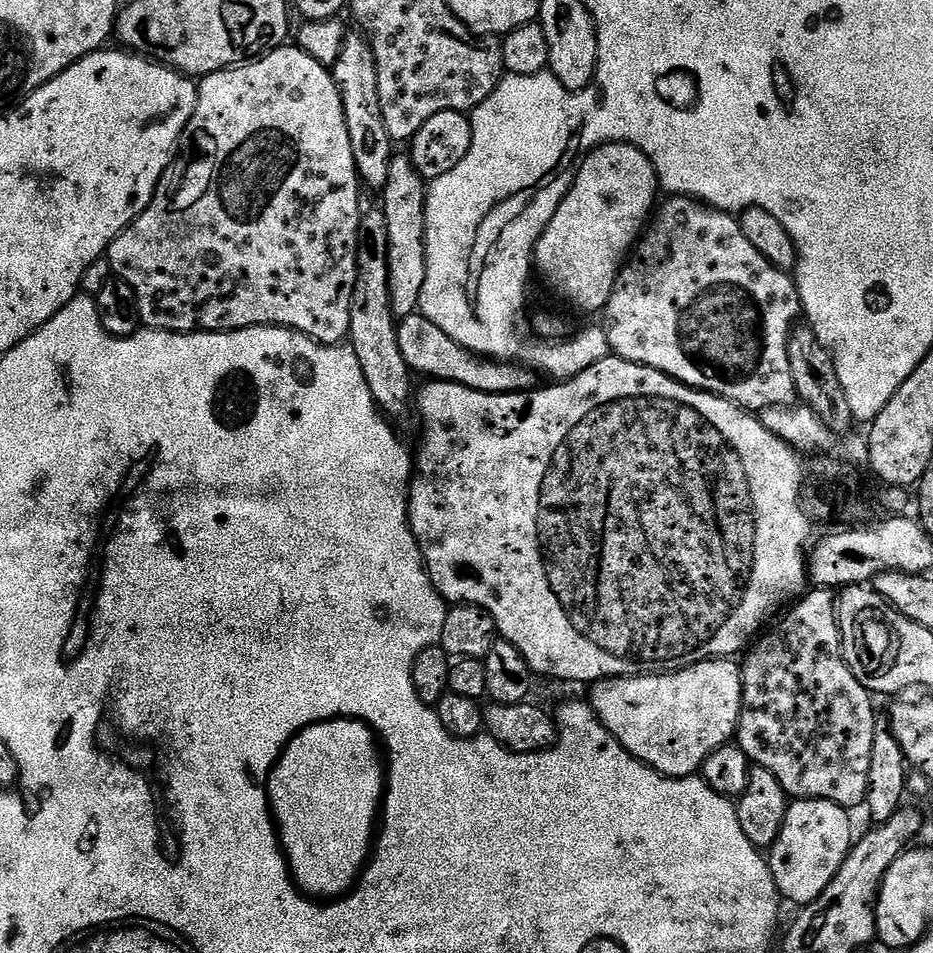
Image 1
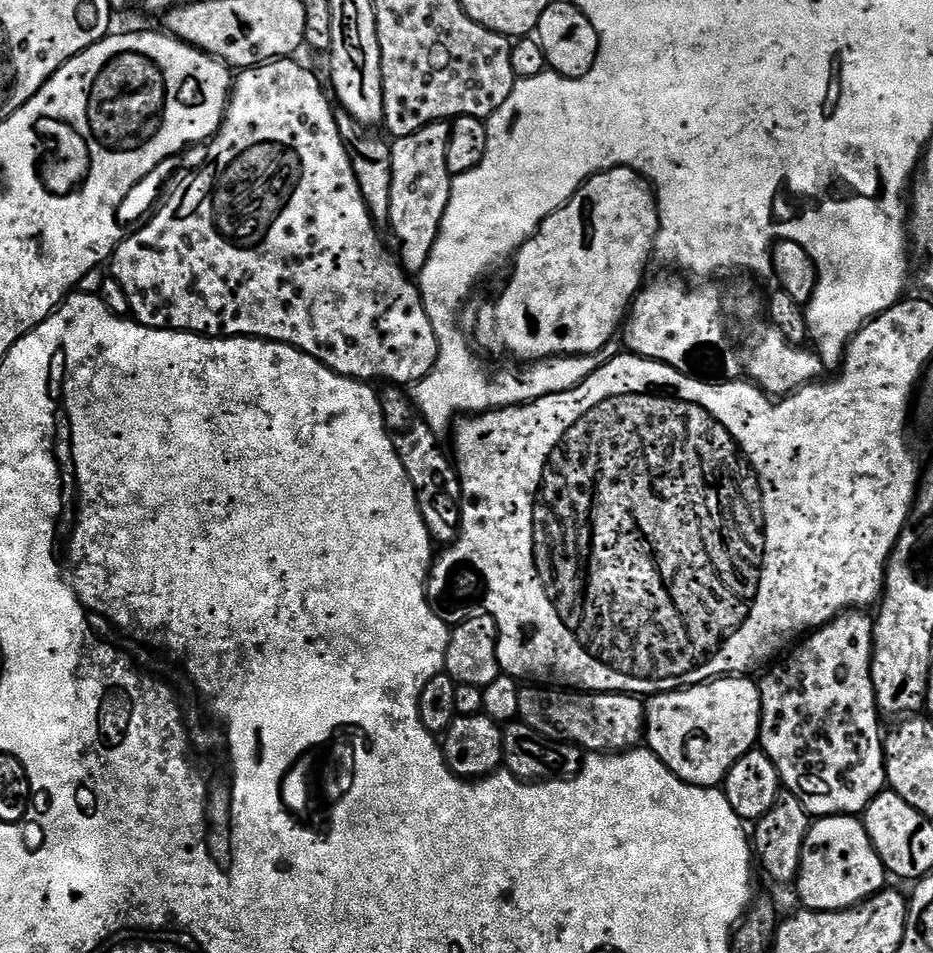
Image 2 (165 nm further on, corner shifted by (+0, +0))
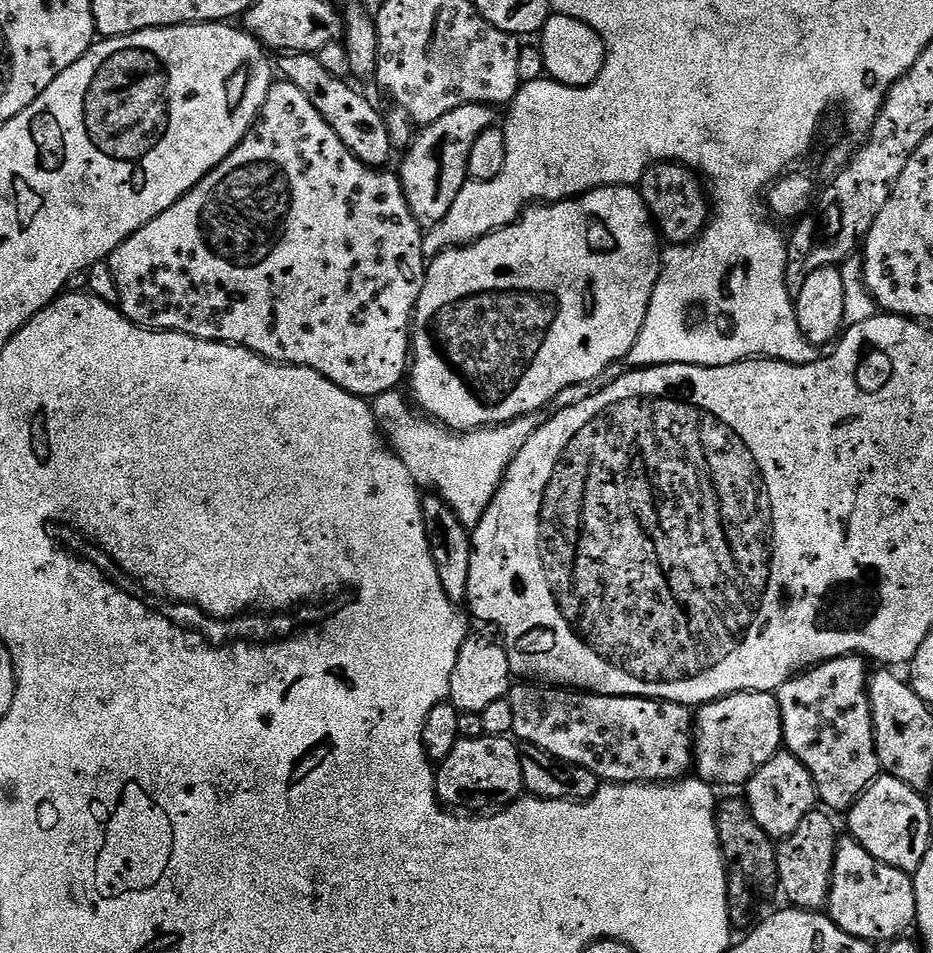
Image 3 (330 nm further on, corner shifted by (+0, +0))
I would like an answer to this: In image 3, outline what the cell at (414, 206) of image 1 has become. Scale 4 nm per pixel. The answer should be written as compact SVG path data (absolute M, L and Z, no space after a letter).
M490 104L458 106L458 110L442 114L438 122L423 125L415 133L412 143L407 145L405 152L408 153L398 167L398 175L410 214L414 214L421 229L433 228L442 222L442 218L446 218L446 214L450 214L454 198L458 198L462 186L469 181L468 163L474 140L482 134L482 130L497 123L496 112L497 109Z

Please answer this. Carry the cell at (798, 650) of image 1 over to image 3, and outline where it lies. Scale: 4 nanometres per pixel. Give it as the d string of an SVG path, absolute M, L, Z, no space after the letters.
M839 656L833 660L824 660L821 664L804 669L797 676L791 676L774 693L782 714L783 747L790 754L794 754L794 758L798 758L798 762L802 762L806 770L810 770L812 781L816 783L819 803L833 813L843 813L850 809L881 775L874 746L872 707L868 701L870 668L867 666L869 667L862 656Z

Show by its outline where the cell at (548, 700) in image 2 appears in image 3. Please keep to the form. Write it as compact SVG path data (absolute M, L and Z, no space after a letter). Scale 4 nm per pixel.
M516 682L506 699L514 710L511 735L566 762L586 766L610 784L659 784L682 780L694 764L694 716L673 700L598 696L583 690Z

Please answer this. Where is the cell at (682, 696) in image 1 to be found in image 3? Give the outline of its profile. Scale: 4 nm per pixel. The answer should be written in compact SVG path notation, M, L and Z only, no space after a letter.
M735 692L732 696L723 696L709 704L699 705L694 716L694 772L699 779L707 784L719 786L719 784L747 785L753 774L774 754L781 751L784 743L782 734L782 714L771 692Z

